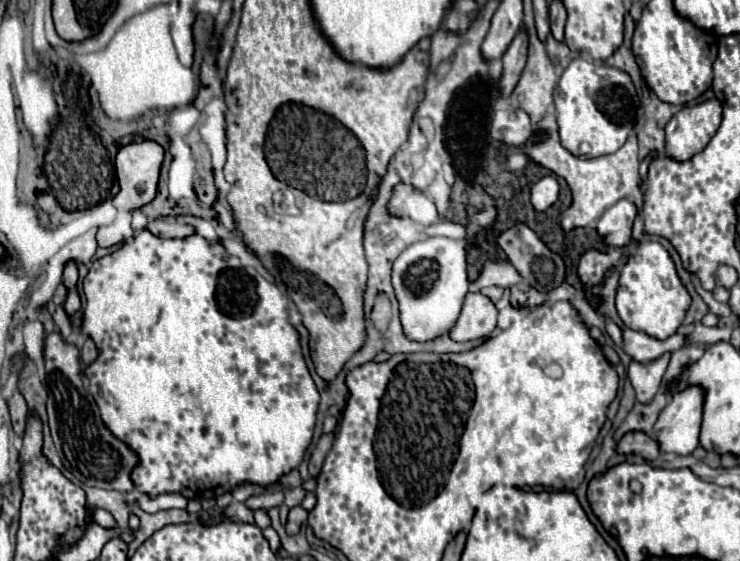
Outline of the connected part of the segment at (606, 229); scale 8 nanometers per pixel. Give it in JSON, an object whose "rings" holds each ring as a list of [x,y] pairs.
{"rings":[[[627,199],[617,201],[597,221],[597,233],[605,239],[607,245],[623,247],[631,241],[635,215],[637,215],[637,205],[633,201]]]}

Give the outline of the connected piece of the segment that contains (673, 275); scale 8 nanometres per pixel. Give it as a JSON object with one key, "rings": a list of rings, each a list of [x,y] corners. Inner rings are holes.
{"rings":[[[639,241],[635,253],[621,269],[617,289],[617,311],[629,329],[645,331],[655,339],[667,339],[681,327],[691,295],[687,293],[681,277],[677,275],[675,263],[667,249],[655,241]]]}

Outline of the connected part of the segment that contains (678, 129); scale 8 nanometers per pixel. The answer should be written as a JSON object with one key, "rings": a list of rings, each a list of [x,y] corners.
{"rings":[[[717,99],[699,103],[695,107],[681,109],[669,121],[669,125],[665,129],[665,139],[667,139],[665,151],[667,151],[667,155],[671,159],[675,159],[675,161],[689,161],[695,153],[701,153],[707,147],[707,143],[711,141],[711,137],[717,133],[719,125],[721,125],[721,103]]]}

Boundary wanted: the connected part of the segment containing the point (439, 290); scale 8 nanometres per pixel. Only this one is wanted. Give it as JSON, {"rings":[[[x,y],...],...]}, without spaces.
{"rings":[[[427,237],[407,247],[393,265],[391,281],[395,299],[399,303],[399,321],[407,339],[427,343],[435,337],[449,335],[451,325],[459,319],[463,299],[467,295],[467,263],[465,263],[465,239]]]}

